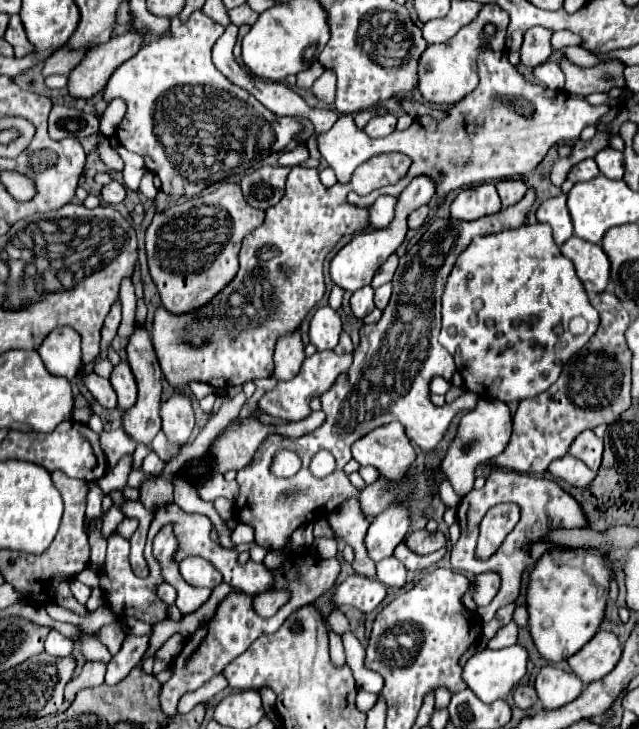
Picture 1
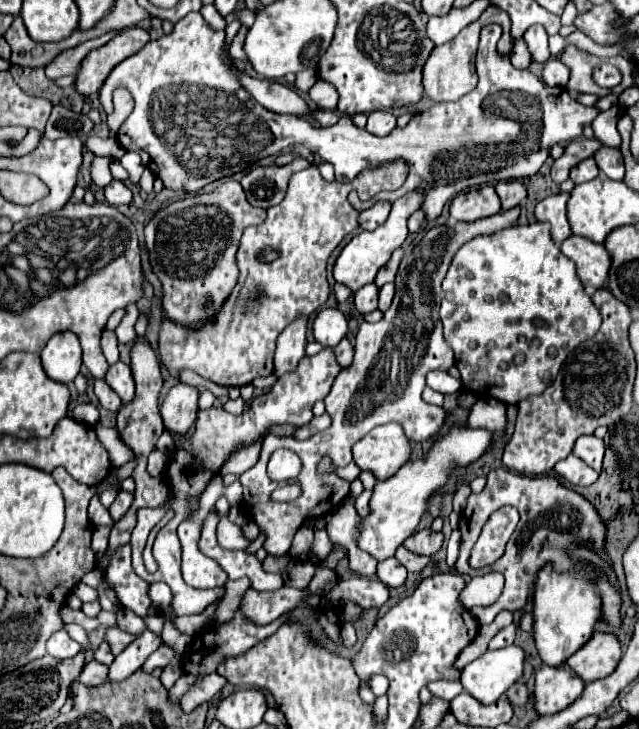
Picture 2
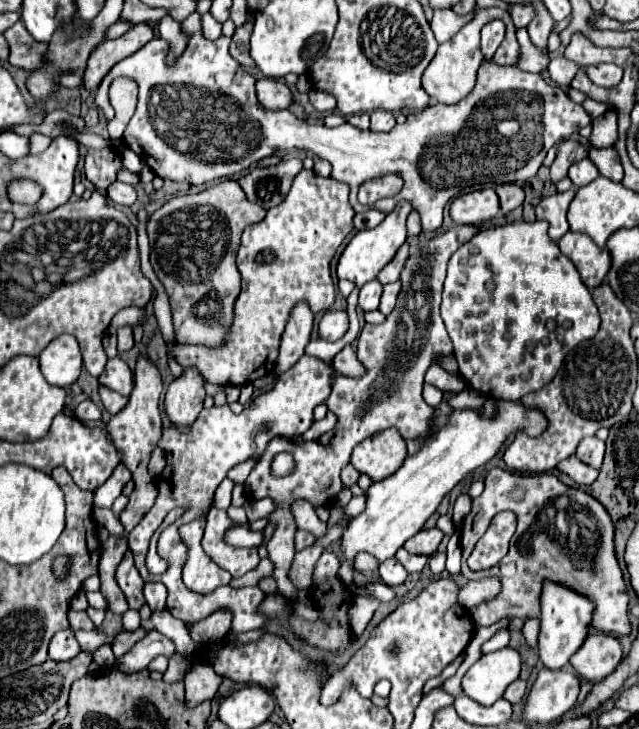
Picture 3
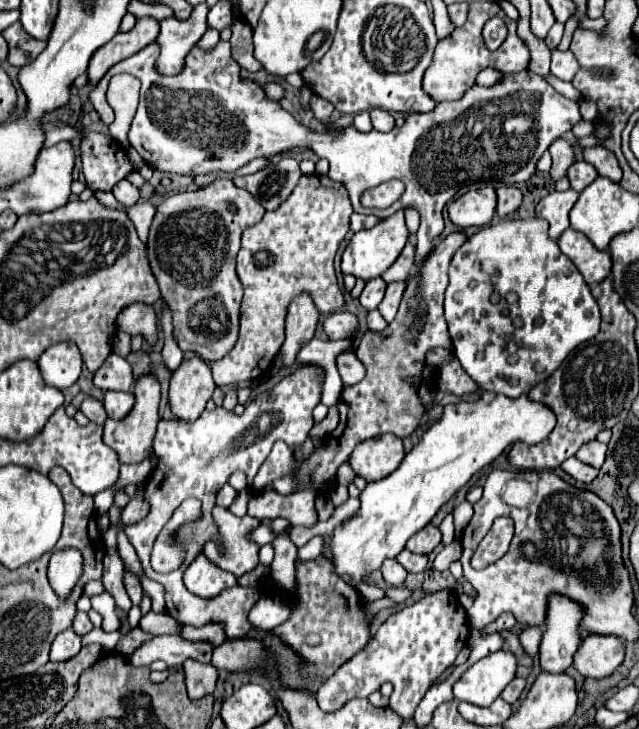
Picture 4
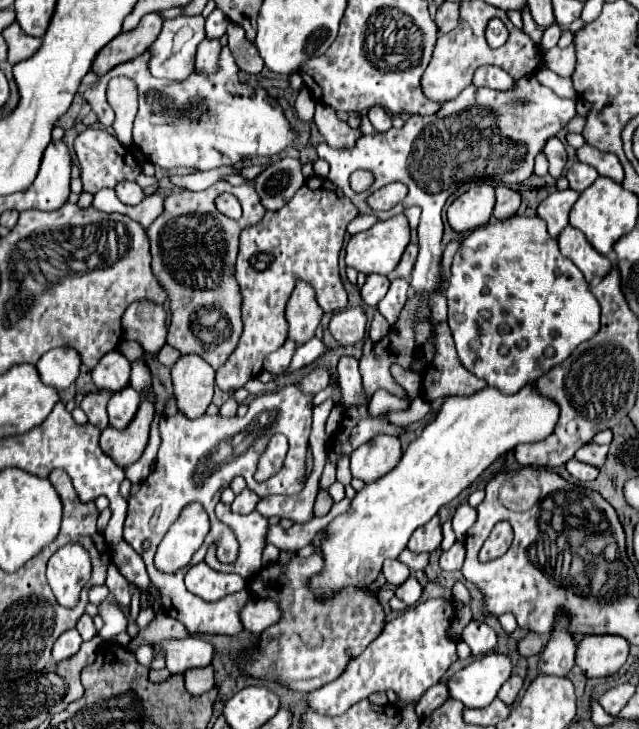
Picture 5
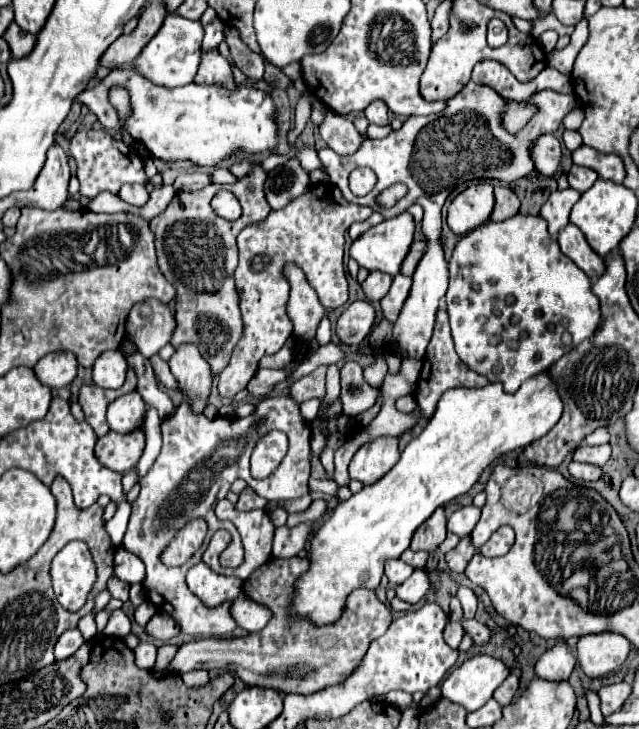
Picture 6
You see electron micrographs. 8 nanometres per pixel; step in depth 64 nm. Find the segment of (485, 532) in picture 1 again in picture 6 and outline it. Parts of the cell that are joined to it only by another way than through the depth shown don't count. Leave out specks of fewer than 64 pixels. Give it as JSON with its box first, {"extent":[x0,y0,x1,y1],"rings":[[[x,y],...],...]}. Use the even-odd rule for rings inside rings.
{"extent":[478,526,514,558],"rings":[[[502,526],[490,536],[490,540],[484,546],[480,546],[478,552],[488,558],[504,556],[512,548],[512,544],[514,544],[514,530],[510,526]]]}

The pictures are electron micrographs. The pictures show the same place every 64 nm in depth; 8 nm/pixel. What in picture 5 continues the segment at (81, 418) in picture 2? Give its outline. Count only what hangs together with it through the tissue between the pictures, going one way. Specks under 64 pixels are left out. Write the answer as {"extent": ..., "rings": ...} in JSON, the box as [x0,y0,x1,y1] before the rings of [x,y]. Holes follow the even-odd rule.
{"extent":[82,390,114,430],"rings":[[[96,390],[96,392],[88,392],[82,400],[82,410],[88,416],[88,422],[94,424],[96,428],[104,430],[108,426],[108,414],[106,414],[106,404],[110,400],[114,392],[110,390]]]}

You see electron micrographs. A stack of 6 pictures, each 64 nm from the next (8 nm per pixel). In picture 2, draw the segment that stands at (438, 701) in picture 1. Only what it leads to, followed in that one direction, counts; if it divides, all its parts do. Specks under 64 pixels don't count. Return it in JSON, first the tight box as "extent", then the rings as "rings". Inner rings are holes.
{"extent":[427,680,463,701],"rings":[[[439,680],[435,682],[430,682],[427,687],[434,696],[440,697],[448,701],[451,701],[463,690],[463,686],[460,680]]]}

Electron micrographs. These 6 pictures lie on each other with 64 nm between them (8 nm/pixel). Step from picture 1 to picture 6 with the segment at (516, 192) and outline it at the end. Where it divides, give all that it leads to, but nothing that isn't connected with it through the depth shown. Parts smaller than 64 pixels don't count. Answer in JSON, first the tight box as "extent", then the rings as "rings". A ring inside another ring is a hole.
{"extent":[494,186,520,222],"rings":[[[500,186],[494,190],[496,194],[496,206],[494,206],[494,220],[502,222],[506,218],[512,218],[518,214],[518,208],[520,208],[520,200],[518,196],[506,188],[506,186]]]}

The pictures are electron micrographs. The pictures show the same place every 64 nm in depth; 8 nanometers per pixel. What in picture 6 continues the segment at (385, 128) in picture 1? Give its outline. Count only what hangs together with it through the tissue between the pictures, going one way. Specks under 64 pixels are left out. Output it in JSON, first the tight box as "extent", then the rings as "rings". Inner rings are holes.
{"extent":[364,100,388,126],"rings":[[[374,100],[374,104],[370,104],[364,110],[366,118],[370,120],[370,124],[378,124],[378,126],[386,126],[388,124],[388,108],[382,100]]]}

